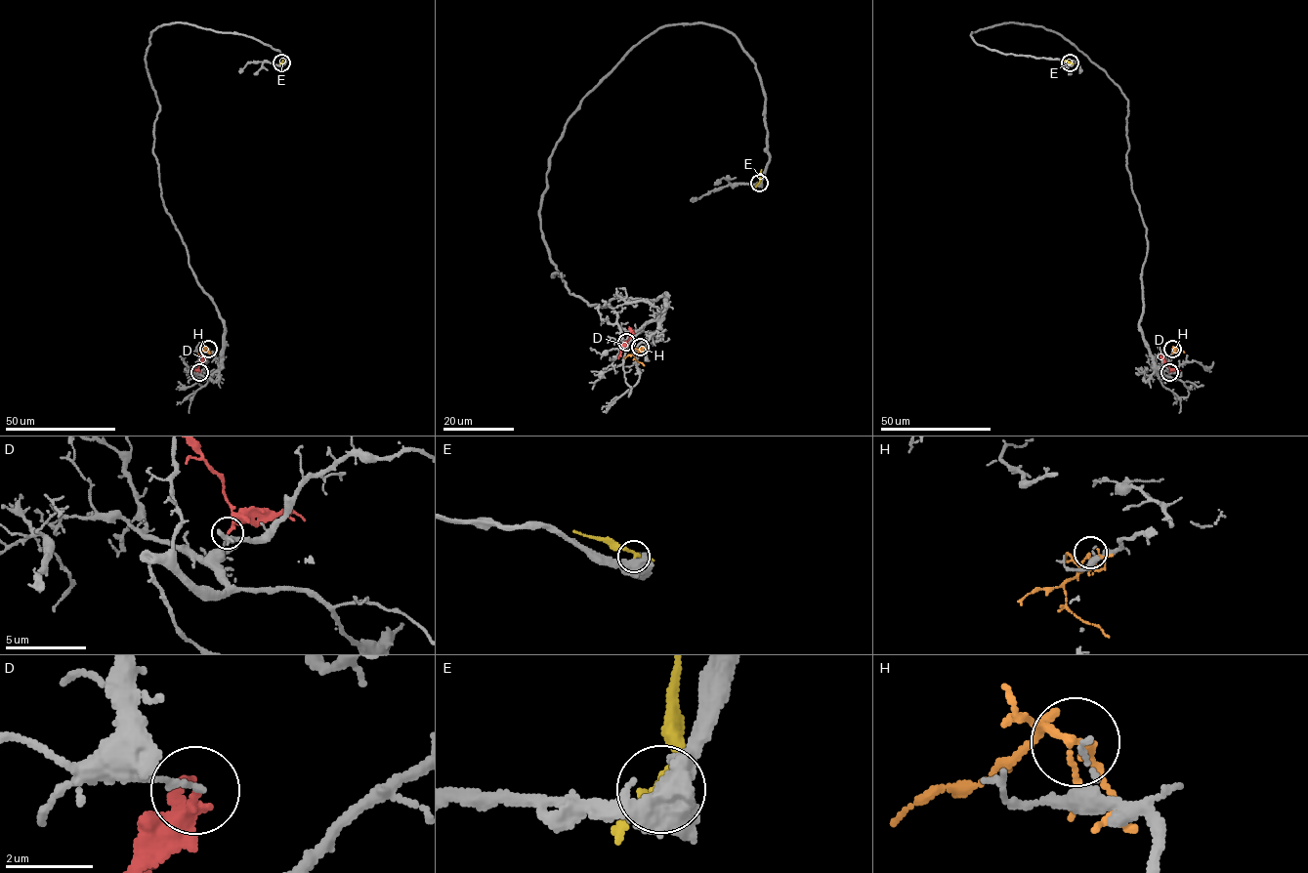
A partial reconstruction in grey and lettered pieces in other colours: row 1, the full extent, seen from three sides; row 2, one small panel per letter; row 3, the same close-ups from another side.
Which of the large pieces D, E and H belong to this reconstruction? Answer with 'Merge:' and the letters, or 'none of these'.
Merge: none of these

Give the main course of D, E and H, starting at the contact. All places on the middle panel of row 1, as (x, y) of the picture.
D: (626, 342), (631, 334), (630, 327)
E: (759, 183), (761, 170)
H: (640, 347), (634, 355), (644, 366)

